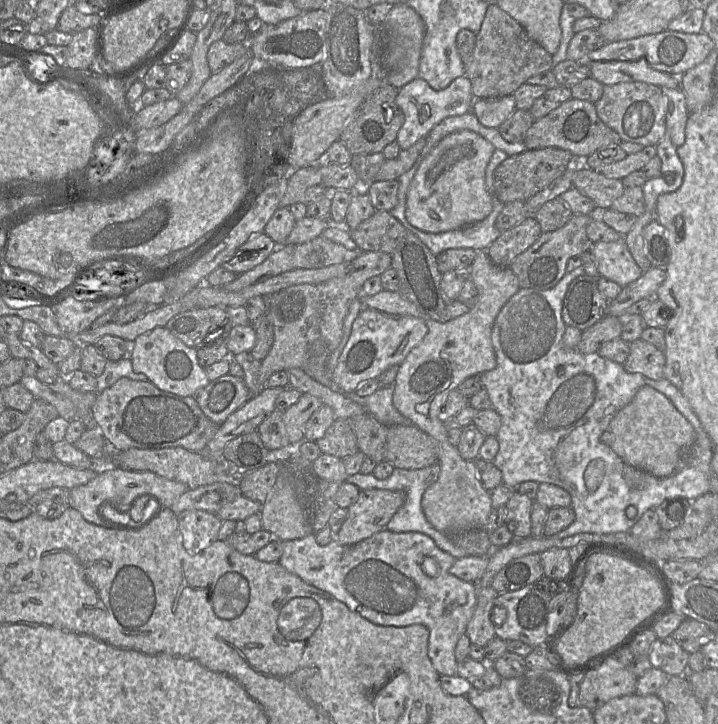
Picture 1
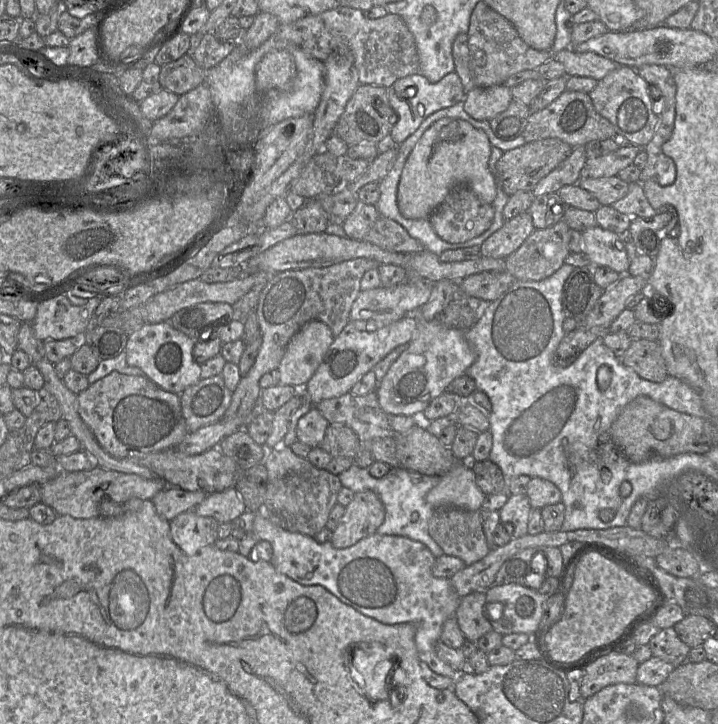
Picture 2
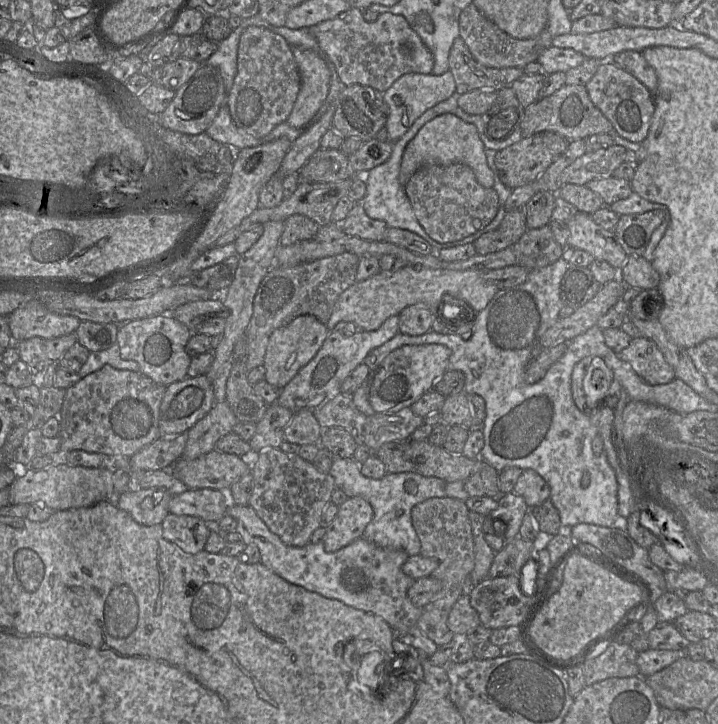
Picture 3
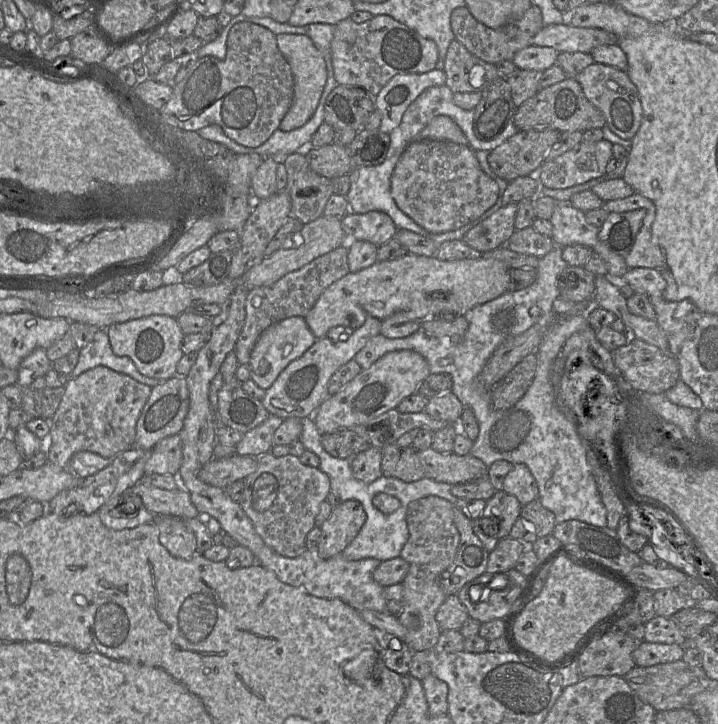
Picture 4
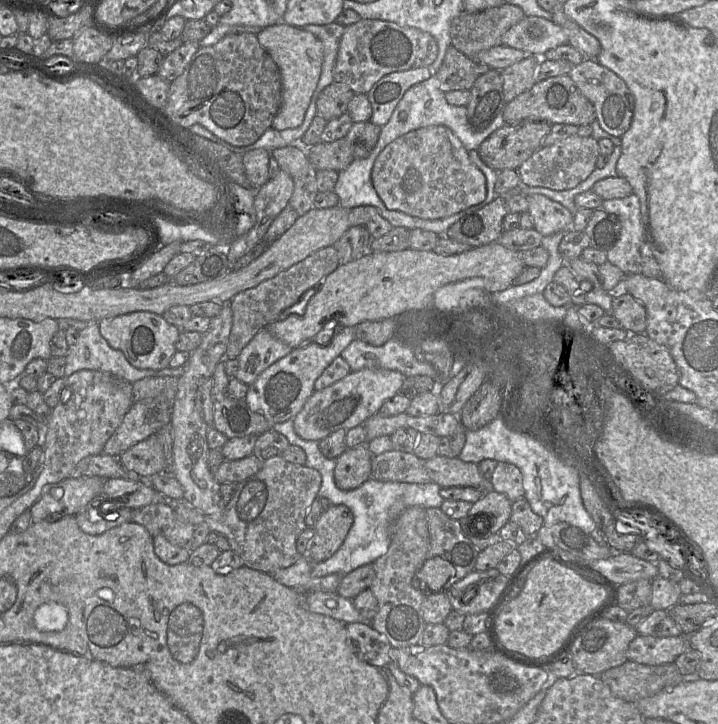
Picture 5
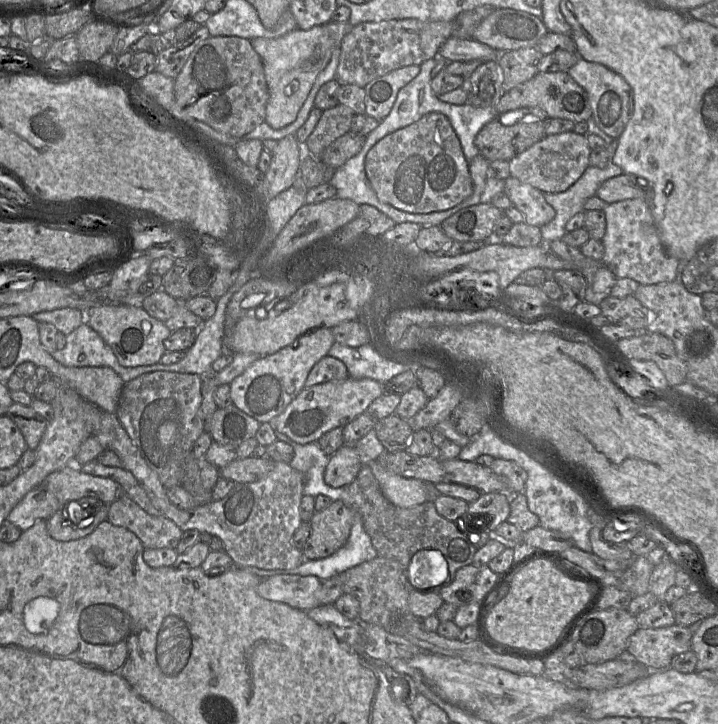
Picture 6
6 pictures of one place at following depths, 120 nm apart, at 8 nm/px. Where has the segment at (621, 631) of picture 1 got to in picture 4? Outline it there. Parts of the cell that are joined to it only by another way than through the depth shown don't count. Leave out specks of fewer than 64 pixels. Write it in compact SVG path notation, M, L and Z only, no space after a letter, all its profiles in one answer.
M560 556L548 568L541 591L531 598L515 621L514 637L540 658L561 659L575 650L595 627L615 616L632 596L633 589L627 583L568 556Z

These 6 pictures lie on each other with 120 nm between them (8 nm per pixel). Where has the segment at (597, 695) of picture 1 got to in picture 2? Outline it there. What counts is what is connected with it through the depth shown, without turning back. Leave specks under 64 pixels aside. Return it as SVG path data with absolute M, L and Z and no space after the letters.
M611 653L595 663L585 672L581 682L581 698L585 700L601 689L619 683L637 683L639 663L633 656Z

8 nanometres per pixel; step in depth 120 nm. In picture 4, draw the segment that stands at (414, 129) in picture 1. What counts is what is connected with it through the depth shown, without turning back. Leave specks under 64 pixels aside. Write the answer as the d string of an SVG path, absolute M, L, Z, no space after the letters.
M441 69L425 73L397 74L374 97L375 109L380 112L379 130L389 134L398 127L409 105L426 89L446 84Z

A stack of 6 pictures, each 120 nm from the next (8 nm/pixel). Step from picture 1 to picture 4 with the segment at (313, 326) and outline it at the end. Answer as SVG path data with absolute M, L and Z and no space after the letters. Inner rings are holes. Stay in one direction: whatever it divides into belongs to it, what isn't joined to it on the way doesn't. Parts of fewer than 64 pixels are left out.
M340 246L314 259L302 268L286 274L269 286L256 287L250 290L245 302L244 326L234 348L239 364L249 363L254 345L265 329L286 318L305 317L325 289L349 272L348 249ZM180 434L160 440L150 451L144 466L147 474L177 475L183 459L183 444Z

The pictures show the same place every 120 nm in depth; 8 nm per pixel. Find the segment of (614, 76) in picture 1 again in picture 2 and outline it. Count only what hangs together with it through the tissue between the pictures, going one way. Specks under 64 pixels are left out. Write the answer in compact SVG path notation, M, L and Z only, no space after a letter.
M573 49L560 50L552 58L564 65L567 76L585 76L598 81L620 66L596 53L576 52Z

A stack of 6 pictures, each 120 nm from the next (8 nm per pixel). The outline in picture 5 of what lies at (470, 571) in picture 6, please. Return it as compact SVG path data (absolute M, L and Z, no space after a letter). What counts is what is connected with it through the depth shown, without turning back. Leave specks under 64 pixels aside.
M497 568L486 571L473 570L455 582L446 591L452 608L464 615L495 612L504 601L513 581Z

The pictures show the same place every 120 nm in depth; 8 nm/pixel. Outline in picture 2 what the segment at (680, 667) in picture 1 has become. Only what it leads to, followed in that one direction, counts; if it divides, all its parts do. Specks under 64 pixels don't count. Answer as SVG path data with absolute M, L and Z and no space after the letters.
M674 627L660 629L651 638L649 646L652 655L672 664L674 667L688 660L690 647L677 635Z

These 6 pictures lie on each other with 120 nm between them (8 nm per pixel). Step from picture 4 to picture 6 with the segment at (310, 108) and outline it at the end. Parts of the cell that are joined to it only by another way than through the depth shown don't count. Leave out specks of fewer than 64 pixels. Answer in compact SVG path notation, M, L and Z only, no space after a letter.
M323 24L309 30L295 29L278 38L254 38L251 43L261 58L269 92L265 122L274 129L283 128L295 121L315 79L329 63L333 38Z

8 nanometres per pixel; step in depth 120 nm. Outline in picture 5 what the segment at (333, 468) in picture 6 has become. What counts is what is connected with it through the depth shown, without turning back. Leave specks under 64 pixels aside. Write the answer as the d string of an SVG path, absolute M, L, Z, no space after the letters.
M366 443L347 448L337 459L334 480L338 488L353 490L371 478L373 454Z

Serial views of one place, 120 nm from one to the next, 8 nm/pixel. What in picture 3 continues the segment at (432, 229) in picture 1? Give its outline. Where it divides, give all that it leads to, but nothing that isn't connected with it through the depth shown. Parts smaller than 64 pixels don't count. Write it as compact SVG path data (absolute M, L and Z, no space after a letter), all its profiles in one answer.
M446 113L427 122L407 144L400 166L399 181L404 187L411 176L427 164L463 163L468 165L486 188L494 188L493 172L488 166L486 147L474 124L468 123L455 114Z

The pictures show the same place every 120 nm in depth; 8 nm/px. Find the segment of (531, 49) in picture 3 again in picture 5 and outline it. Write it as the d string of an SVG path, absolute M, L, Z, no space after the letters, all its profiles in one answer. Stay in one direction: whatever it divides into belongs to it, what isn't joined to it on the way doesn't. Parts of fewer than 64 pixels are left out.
M507 3L476 13L462 11L450 23L451 45L475 57L483 50L502 45L503 35L525 16L520 7Z

